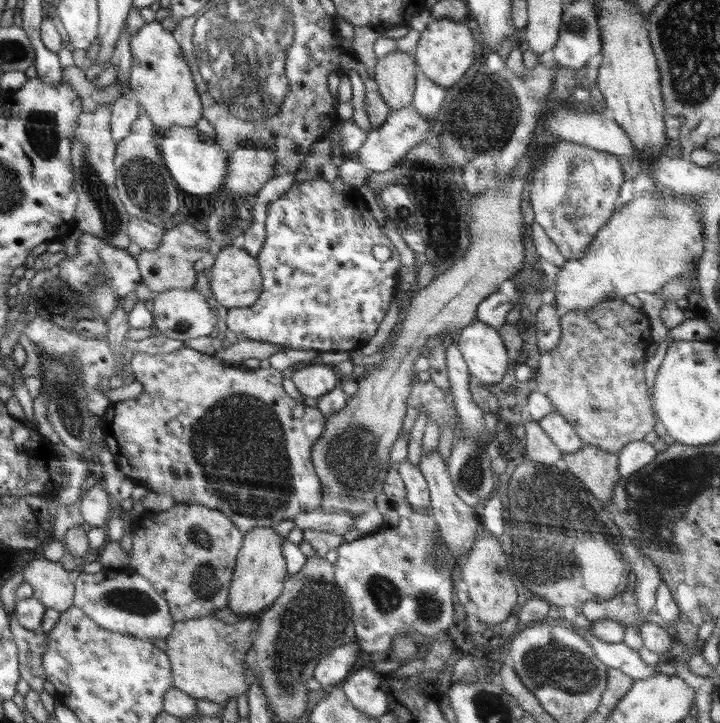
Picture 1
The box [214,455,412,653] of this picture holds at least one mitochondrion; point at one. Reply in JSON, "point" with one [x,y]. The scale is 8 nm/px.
{"point":[386,596]}

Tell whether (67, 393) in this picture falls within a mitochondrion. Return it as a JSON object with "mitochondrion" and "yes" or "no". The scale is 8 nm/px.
{"mitochondrion":"yes"}

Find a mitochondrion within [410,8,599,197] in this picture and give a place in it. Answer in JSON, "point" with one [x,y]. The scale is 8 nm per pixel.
{"point":[480,116]}

